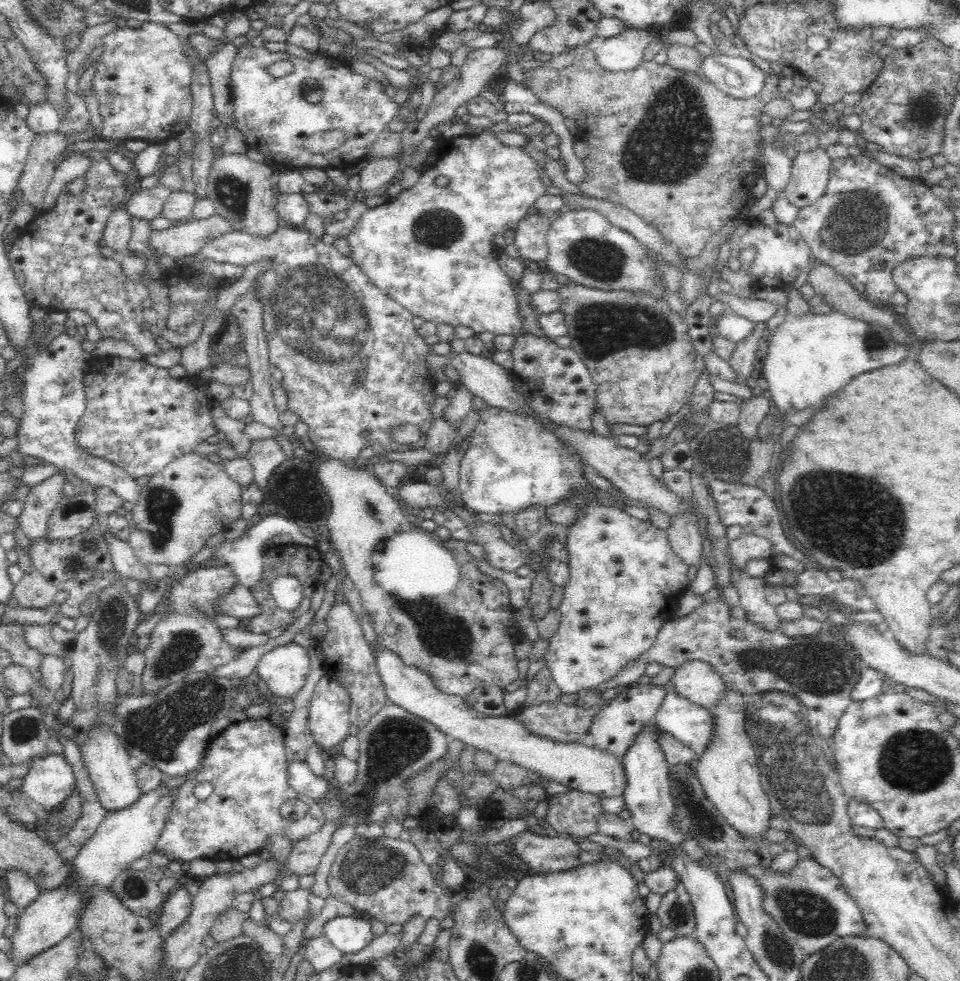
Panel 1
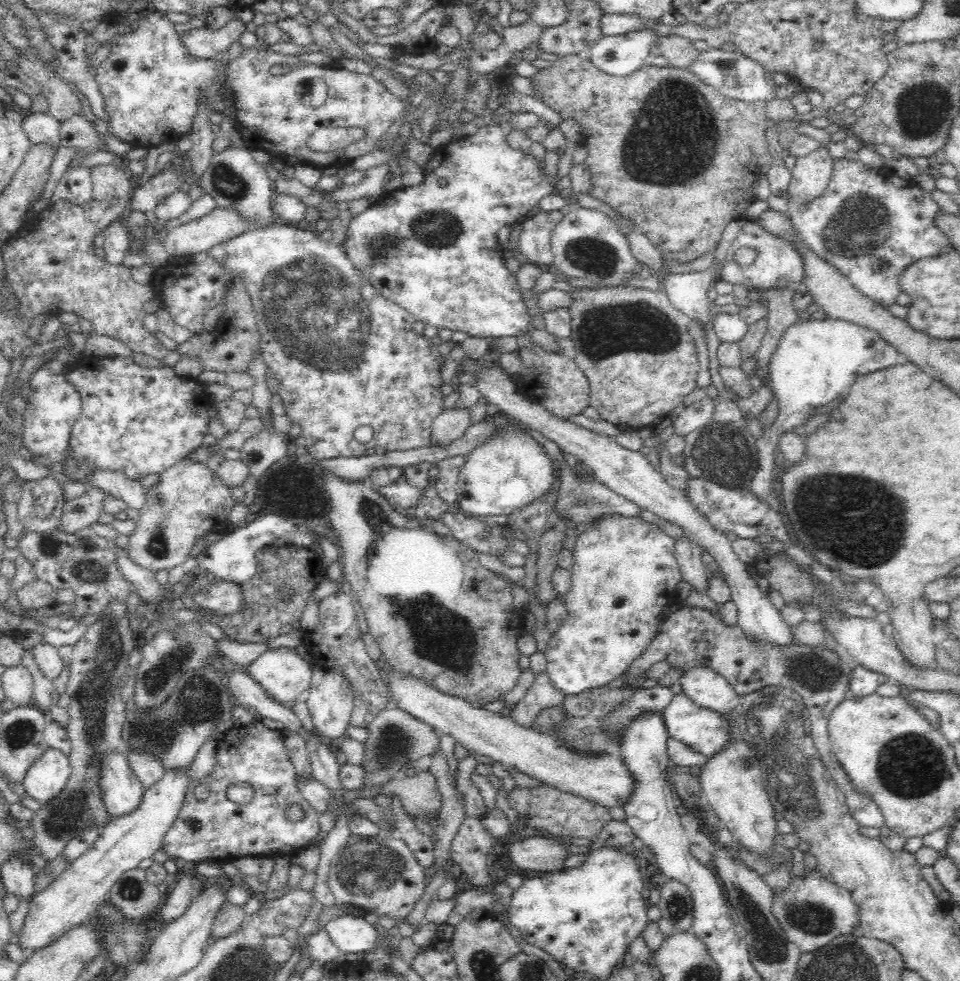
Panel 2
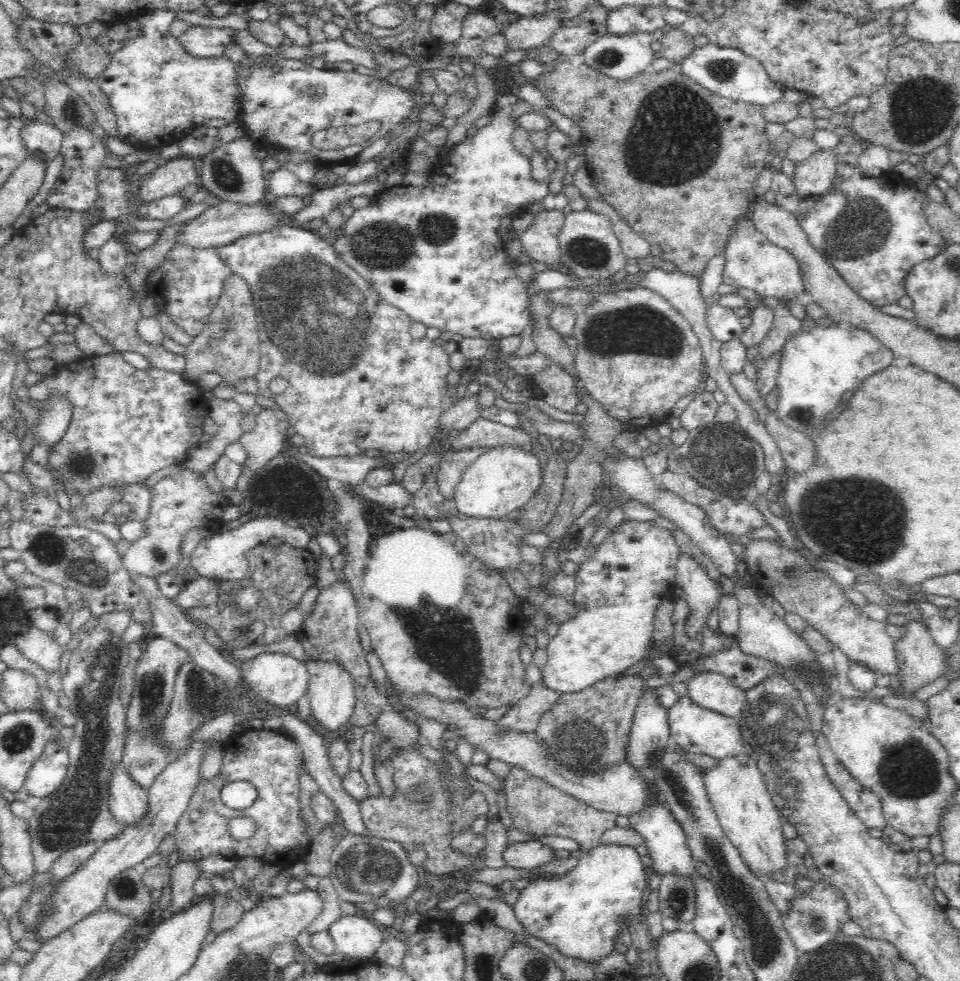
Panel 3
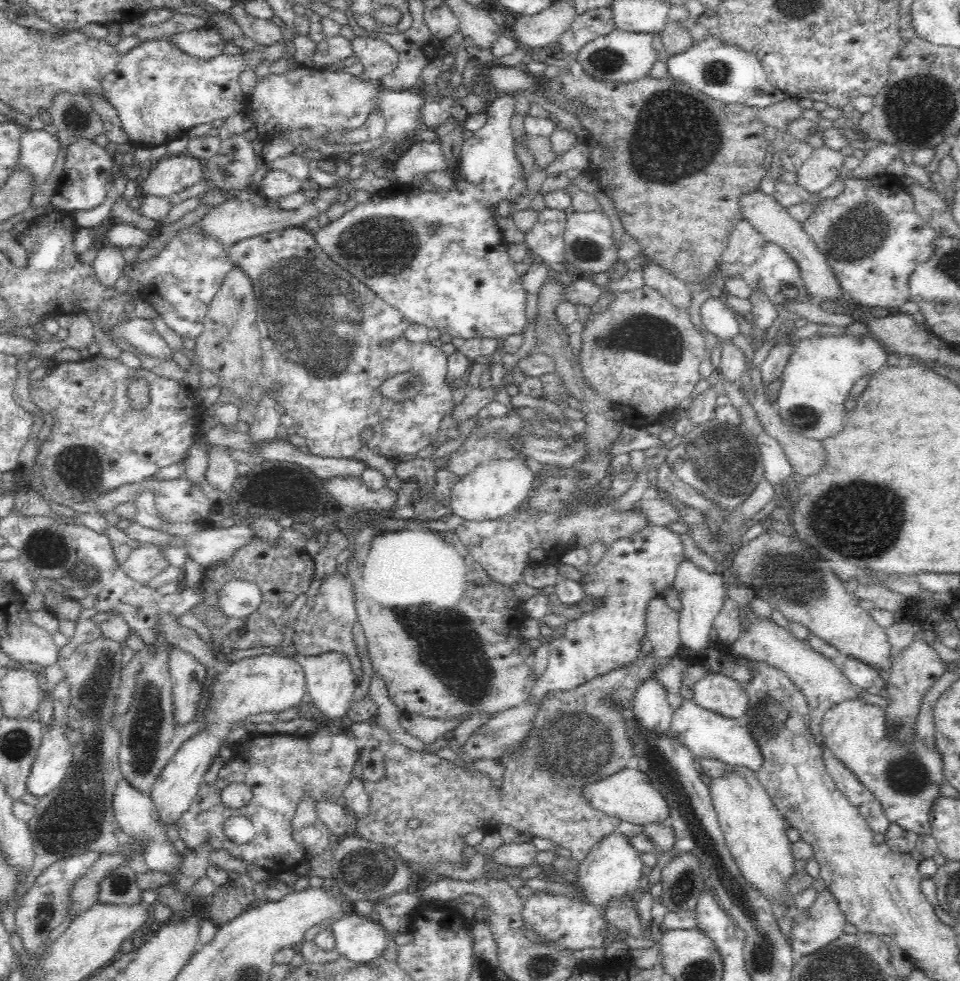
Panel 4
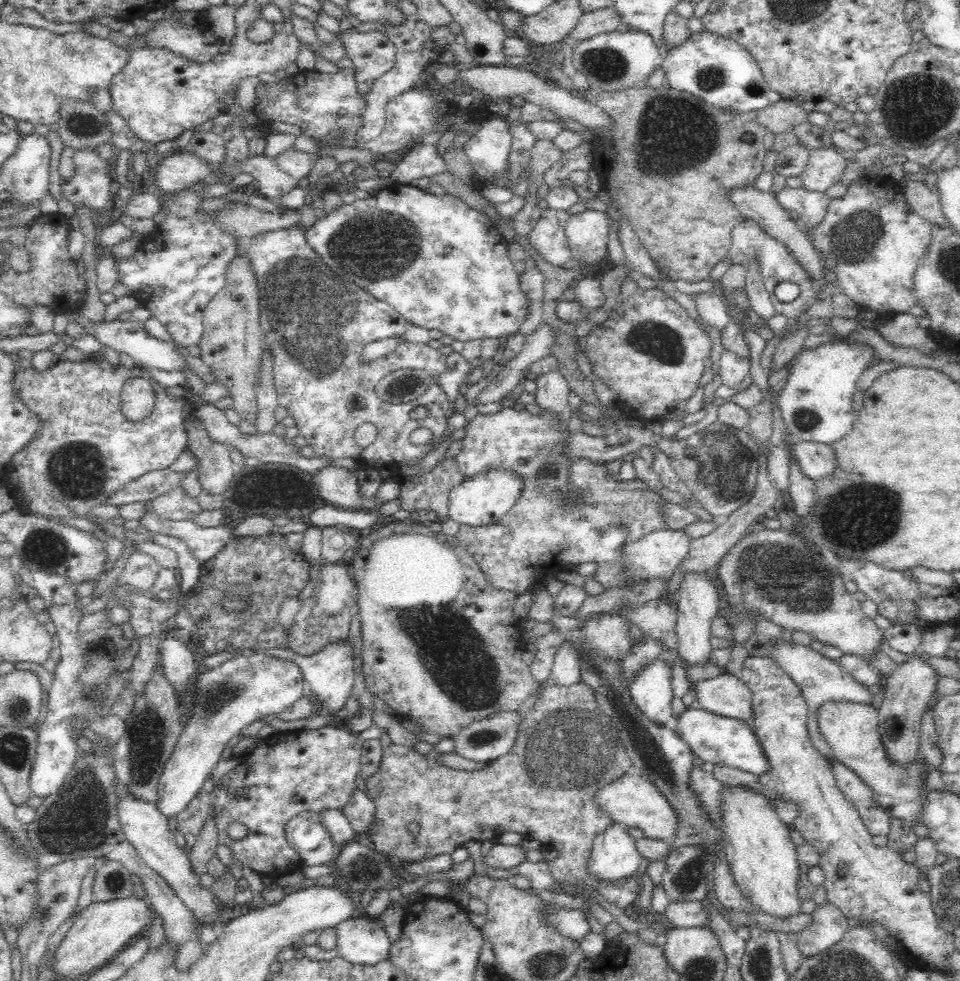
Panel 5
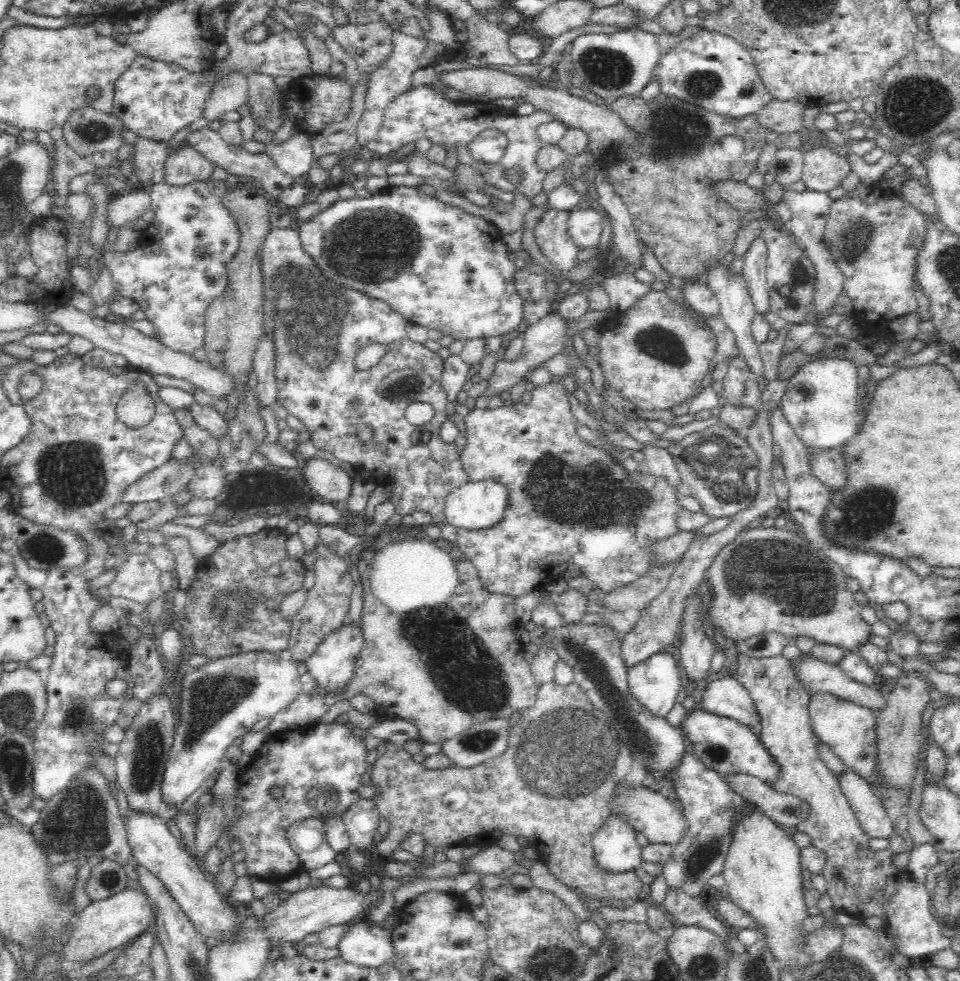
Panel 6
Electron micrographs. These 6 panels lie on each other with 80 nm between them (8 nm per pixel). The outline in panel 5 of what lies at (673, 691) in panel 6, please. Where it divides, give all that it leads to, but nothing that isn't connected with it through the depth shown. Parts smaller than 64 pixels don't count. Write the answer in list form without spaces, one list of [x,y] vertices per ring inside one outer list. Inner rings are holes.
[[[656,659],[638,674],[630,686],[631,699],[638,710],[650,721],[672,727],[675,718],[672,710],[671,664]]]

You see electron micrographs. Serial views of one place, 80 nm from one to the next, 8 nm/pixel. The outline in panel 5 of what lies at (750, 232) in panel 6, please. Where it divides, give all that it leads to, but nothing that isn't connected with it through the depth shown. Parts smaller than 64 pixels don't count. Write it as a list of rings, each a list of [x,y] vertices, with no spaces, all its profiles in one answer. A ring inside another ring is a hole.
[[[744,219],[734,226],[731,232],[731,245],[724,255],[724,260],[734,266],[742,266],[742,268],[750,268],[750,262],[757,262],[758,273],[764,281],[765,289],[771,298],[771,302],[776,309],[776,314],[782,314],[786,318],[796,318],[802,312],[808,310],[817,301],[817,296],[813,284],[807,278],[806,273],[802,271],[802,267],[796,262],[796,259],[787,251],[787,248],[777,240],[770,238],[762,232],[759,226],[751,220]],[[782,282],[796,283],[799,286],[800,293],[798,297],[792,302],[783,303],[776,295],[774,295],[774,288]]]

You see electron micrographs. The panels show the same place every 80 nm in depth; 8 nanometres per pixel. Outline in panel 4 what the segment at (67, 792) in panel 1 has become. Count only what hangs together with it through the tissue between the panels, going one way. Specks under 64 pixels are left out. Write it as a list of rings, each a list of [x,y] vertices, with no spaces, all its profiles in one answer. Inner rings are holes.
[[[60,680],[58,684],[53,687],[52,690],[52,702],[53,702],[53,716],[54,720],[49,726],[44,738],[42,738],[42,744],[40,745],[39,752],[36,760],[32,764],[31,771],[29,772],[26,784],[27,792],[38,796],[38,798],[51,796],[51,792],[64,780],[68,767],[72,762],[72,744],[64,737],[64,732],[68,730],[68,717],[66,716],[66,708],[68,708],[69,702],[69,688],[65,683],[65,680]]]

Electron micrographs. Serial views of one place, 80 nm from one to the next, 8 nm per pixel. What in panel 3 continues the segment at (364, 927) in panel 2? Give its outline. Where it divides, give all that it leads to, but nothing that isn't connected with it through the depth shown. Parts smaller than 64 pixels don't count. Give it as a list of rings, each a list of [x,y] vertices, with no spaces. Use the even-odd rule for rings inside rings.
[[[358,913],[340,917],[329,926],[329,933],[345,958],[373,960],[383,943],[382,929],[369,916]]]

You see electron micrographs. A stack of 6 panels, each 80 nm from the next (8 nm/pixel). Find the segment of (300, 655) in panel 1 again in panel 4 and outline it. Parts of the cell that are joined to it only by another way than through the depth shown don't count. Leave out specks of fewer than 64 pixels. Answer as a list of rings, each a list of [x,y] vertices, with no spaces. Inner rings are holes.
[[[282,653],[245,657],[229,663],[226,672],[215,674],[210,682],[208,709],[202,714],[202,720],[206,721],[206,730],[192,736],[180,746],[149,792],[161,826],[167,831],[189,809],[198,787],[204,782],[204,774],[218,756],[220,747],[226,743],[226,736],[231,728],[236,724],[243,724],[244,718],[250,715],[277,713],[300,706],[306,690],[302,665],[294,657]]]

